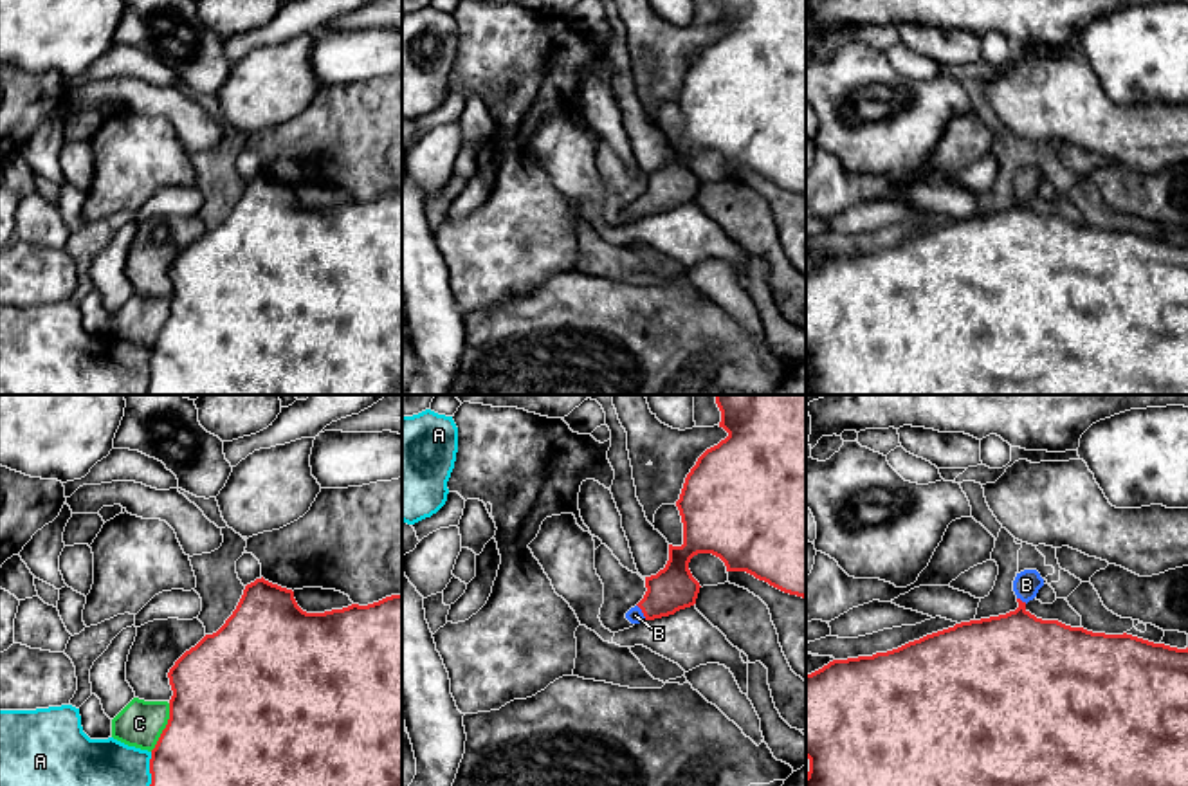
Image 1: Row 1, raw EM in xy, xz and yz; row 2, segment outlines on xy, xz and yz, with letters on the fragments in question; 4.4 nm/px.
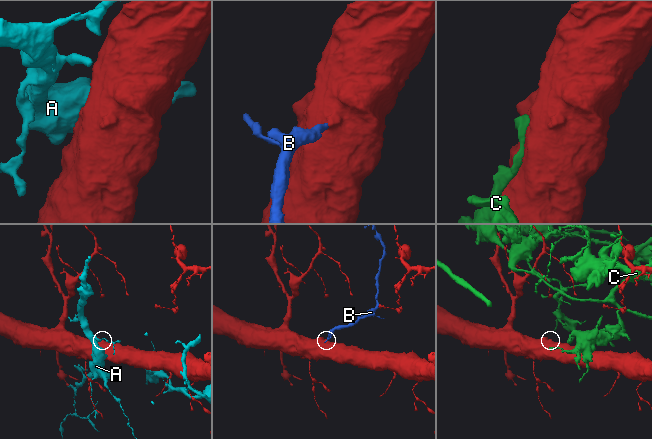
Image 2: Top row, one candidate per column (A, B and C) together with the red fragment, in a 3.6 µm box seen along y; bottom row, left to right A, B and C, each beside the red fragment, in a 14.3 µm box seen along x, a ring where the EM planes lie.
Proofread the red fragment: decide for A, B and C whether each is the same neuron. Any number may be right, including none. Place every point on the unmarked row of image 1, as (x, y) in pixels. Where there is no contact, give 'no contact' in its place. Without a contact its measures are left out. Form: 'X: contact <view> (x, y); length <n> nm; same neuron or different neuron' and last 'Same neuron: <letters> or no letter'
A: contact xy (152, 372); length 220 nm; different neuron
B: contact xz (642, 208); length 80 nm; same neuron
C: contact xy (166, 323); length 240 nm; different neuron
Same neuron: B

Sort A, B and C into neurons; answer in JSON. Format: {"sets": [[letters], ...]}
{"sets": [["A"], ["B"], ["C"]]}

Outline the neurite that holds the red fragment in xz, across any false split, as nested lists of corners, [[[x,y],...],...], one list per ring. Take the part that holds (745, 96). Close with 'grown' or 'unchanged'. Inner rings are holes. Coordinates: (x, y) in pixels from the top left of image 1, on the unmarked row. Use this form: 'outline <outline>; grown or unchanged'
outline [[[717,0],[717,4],[721,7],[719,23],[723,23],[728,32],[717,41],[707,45],[687,70],[680,96],[676,97],[683,119],[683,141],[669,141],[669,157],[665,164],[656,171],[645,173],[647,187],[644,195],[626,209],[626,215],[631,220],[669,213],[696,200],[701,182],[692,173],[689,159],[698,150],[712,150],[719,153],[725,159],[727,168],[746,168],[784,189],[806,195],[806,0]]]; grown

